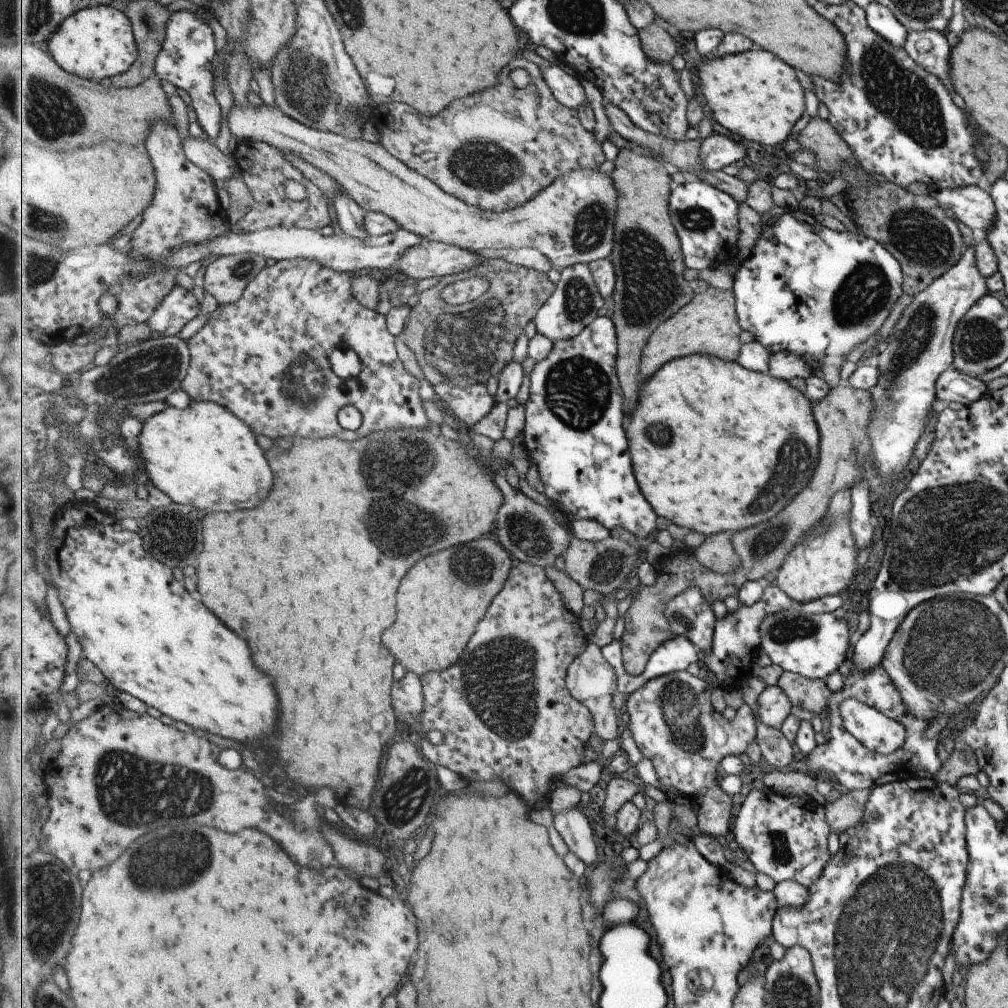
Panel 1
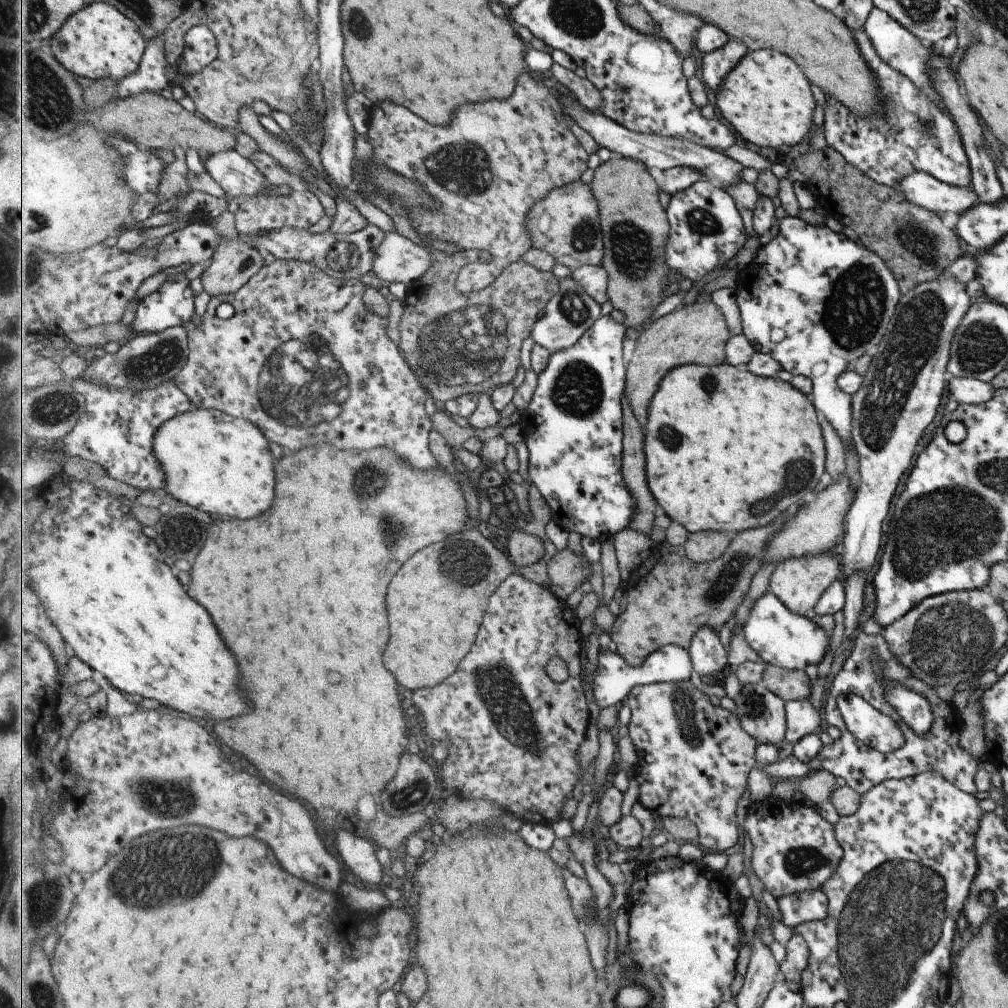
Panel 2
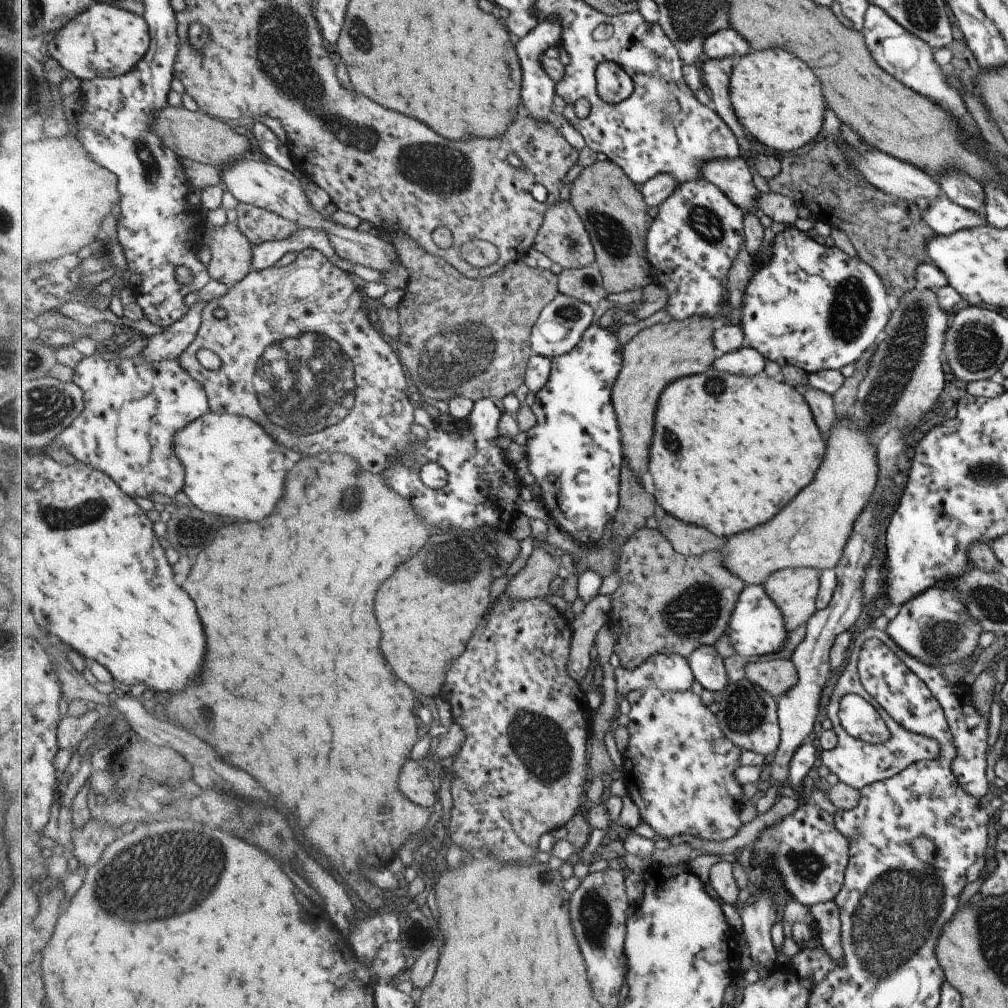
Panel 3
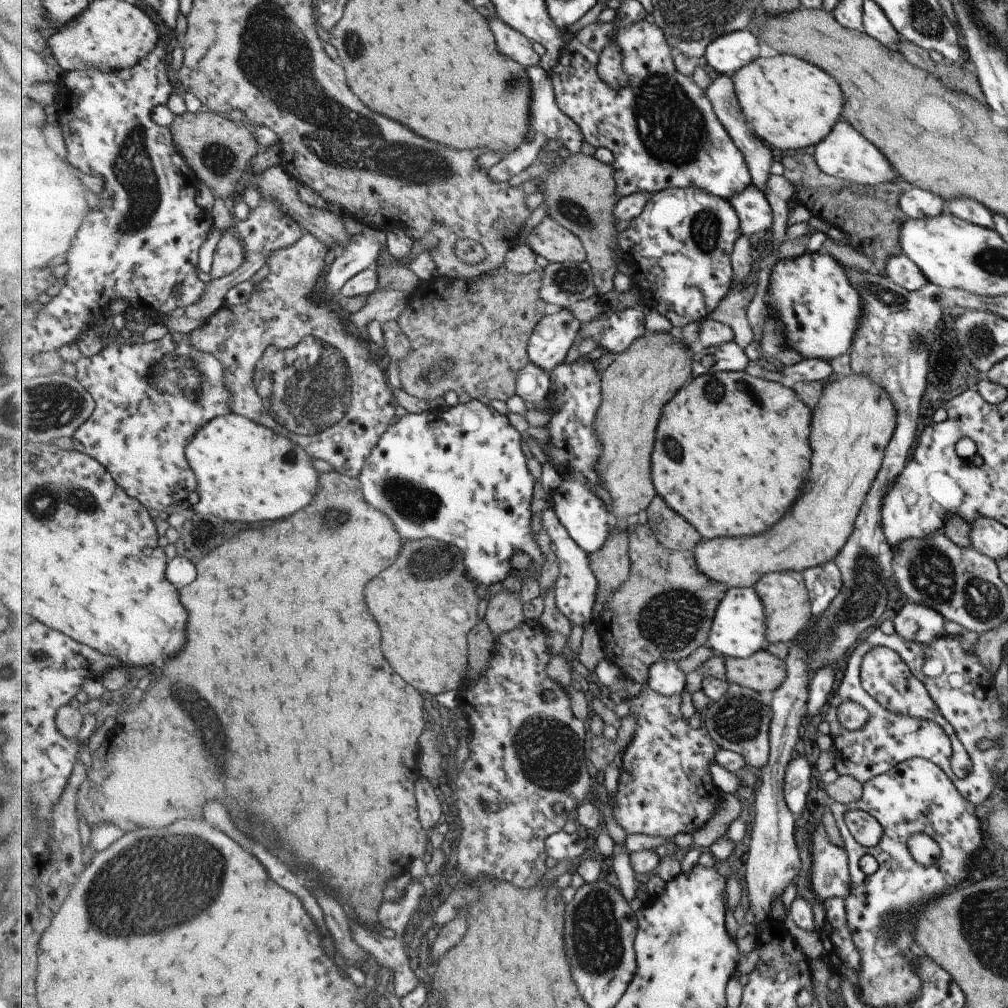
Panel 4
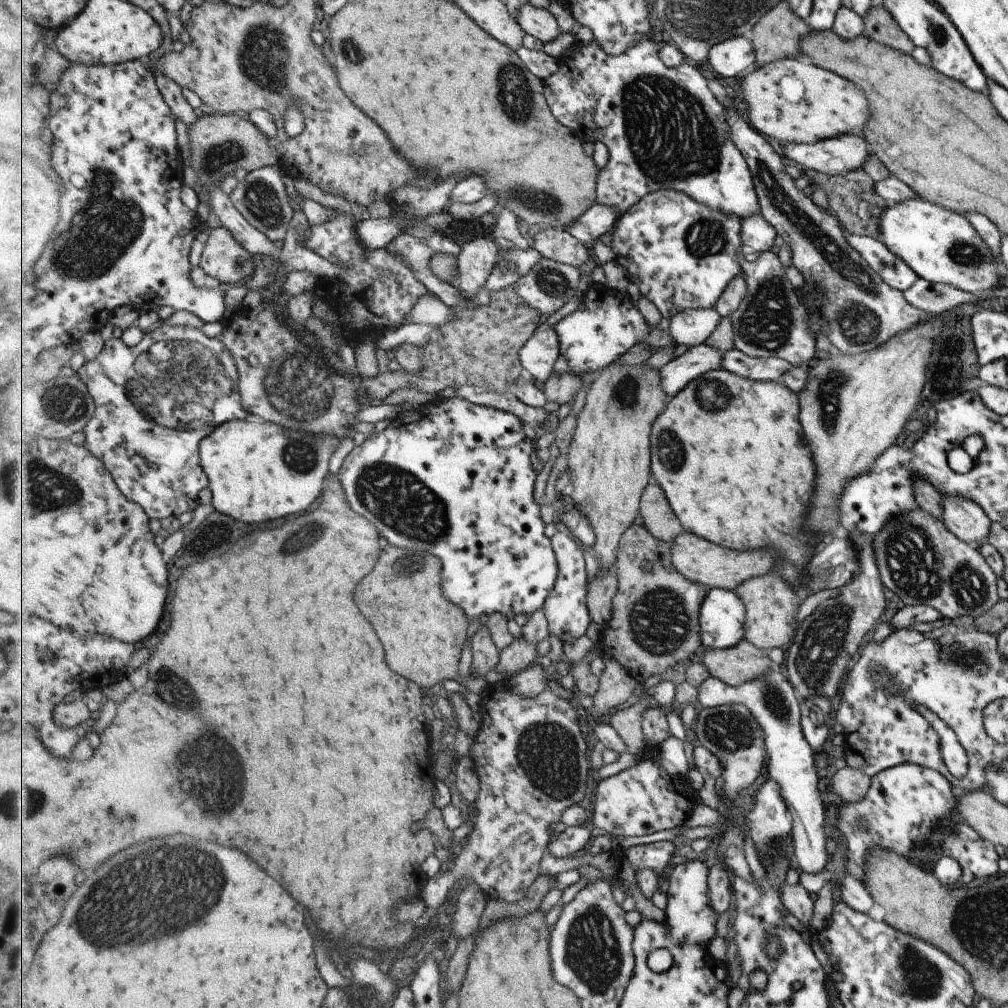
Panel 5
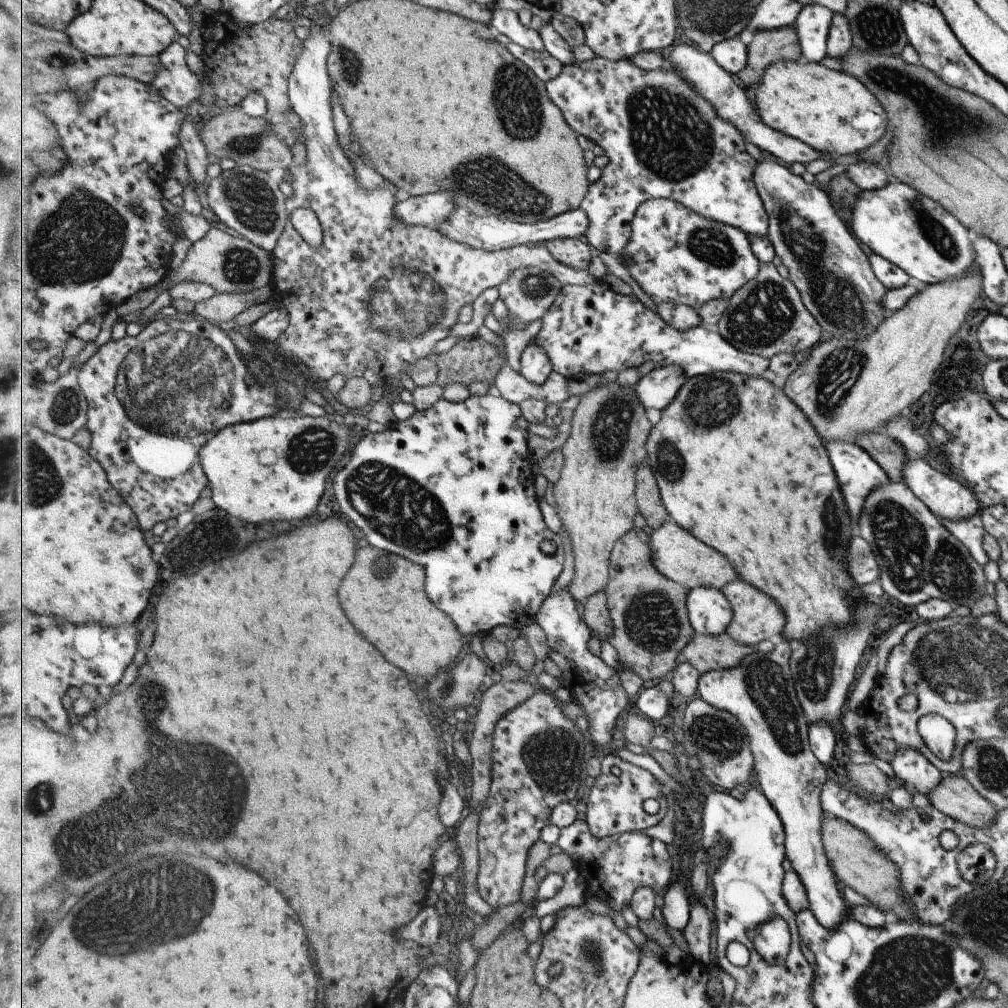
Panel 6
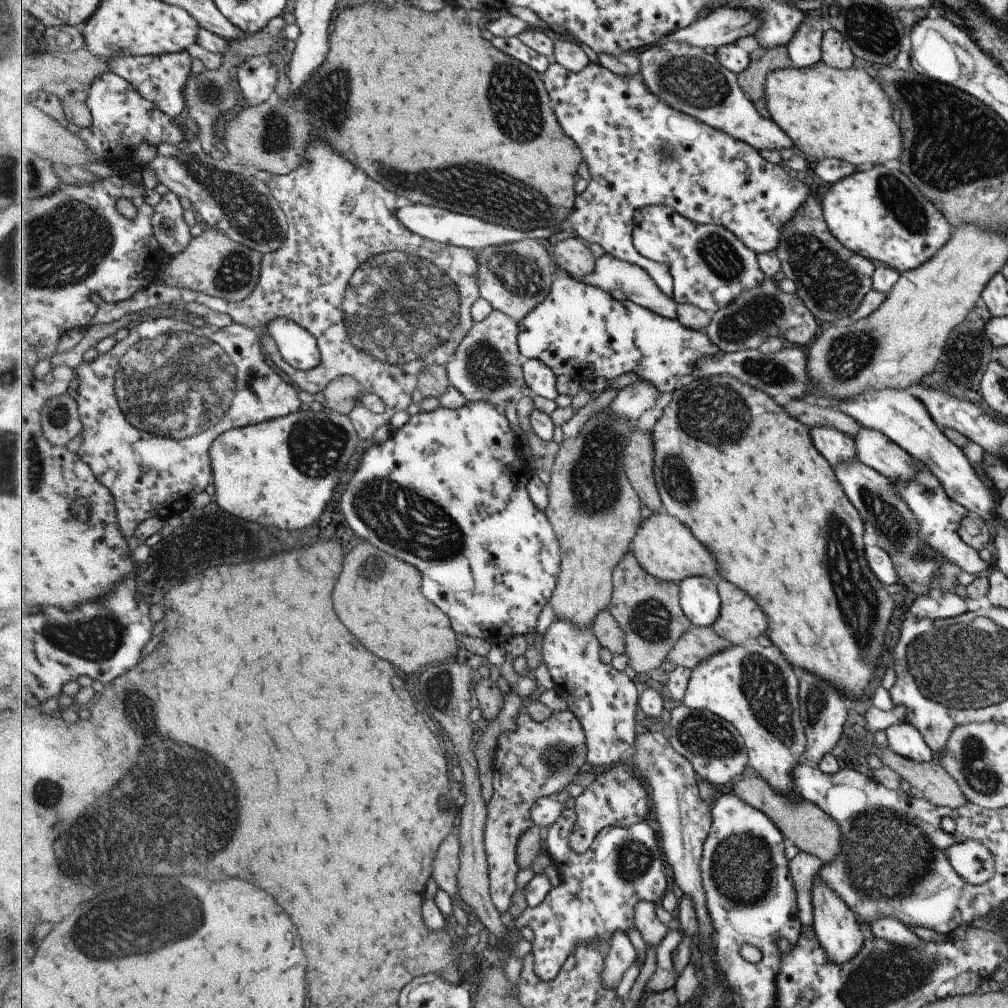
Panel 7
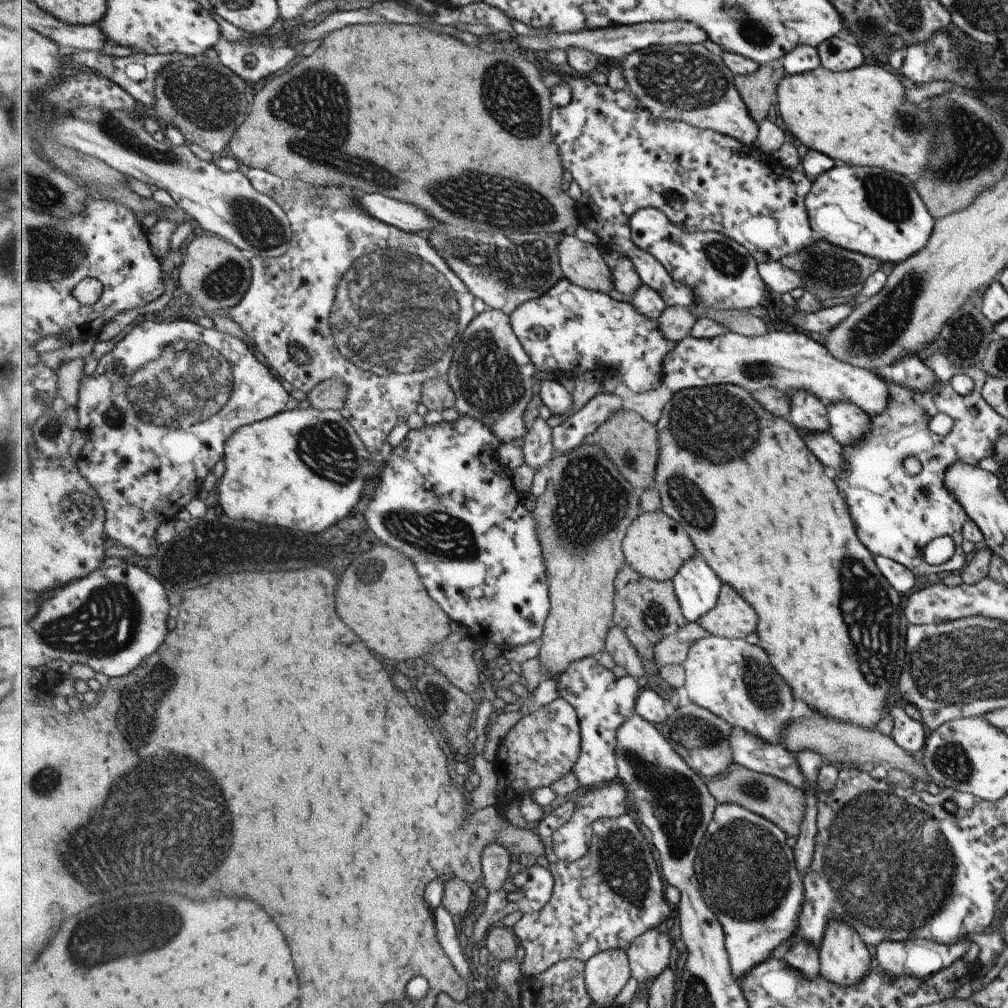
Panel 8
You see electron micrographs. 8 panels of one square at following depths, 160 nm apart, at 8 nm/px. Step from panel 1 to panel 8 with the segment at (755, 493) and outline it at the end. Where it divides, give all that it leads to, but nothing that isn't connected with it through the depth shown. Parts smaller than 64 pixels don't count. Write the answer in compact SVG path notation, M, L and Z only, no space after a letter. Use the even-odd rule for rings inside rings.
M715 385L703 388L692 388L674 393L673 400L665 406L665 412L658 422L661 458L656 466L656 486L662 498L662 510L682 523L694 539L695 546L713 570L743 594L759 610L759 636L761 646L771 654L771 662L779 670L779 676L791 686L791 692L797 700L803 700L807 706L815 706L823 716L843 720L862 727L873 727L880 720L881 708L885 705L885 692L893 684L895 670L895 652L899 644L897 624L899 621L899 594L879 572L873 560L873 555L857 538L853 519L850 517L848 504L840 490L833 483L832 475L811 454L810 449L802 439L802 435L788 418L775 416L767 410L746 388L737 385ZM711 450L715 458L707 458L699 452Z

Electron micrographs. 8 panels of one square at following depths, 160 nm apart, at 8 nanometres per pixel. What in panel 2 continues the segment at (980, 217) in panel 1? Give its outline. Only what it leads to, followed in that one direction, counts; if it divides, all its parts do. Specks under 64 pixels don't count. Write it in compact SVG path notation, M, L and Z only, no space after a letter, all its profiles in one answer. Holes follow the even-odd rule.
M923 171L912 172L900 179L900 182L896 183L895 190L913 205L935 214L953 212L960 215L979 204L970 186L949 186Z

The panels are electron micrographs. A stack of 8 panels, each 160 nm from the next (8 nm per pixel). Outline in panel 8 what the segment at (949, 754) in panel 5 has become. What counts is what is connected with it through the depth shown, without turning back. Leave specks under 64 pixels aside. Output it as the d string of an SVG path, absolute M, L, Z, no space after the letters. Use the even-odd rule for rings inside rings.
M893 705L887 716L891 718L891 735L895 744L905 752L915 754L924 746L927 732L918 721L907 717L899 706Z

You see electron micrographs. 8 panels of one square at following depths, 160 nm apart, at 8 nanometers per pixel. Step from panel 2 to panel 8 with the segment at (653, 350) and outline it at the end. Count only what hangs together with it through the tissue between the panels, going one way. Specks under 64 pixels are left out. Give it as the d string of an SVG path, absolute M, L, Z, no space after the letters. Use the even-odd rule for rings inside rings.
M583 443L579 448L553 458L547 476L546 489L537 497L533 510L546 555L551 601L544 633L539 639L542 649L538 658L550 676L557 678L575 661L597 657L606 650L606 638L614 624L616 581L619 571L627 565L623 541L630 526L643 512L639 492L621 474L599 443Z

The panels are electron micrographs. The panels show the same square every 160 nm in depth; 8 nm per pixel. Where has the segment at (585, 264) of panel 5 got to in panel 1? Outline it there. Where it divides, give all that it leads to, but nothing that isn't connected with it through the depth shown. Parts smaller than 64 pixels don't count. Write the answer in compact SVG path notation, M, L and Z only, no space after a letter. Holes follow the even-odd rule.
M233 103L228 112L228 128L232 136L241 142L262 142L279 149L283 154L302 158L306 163L312 164L325 171L331 178L347 190L365 210L377 211L390 216L399 223L401 229L417 233L425 239L448 245L460 246L464 249L483 250L483 248L533 248L540 250L548 256L558 270L585 263L590 265L593 261L607 259L615 248L615 229L618 219L619 193L610 174L601 172L600 169L577 169L574 172L559 177L555 183L542 190L537 197L514 209L495 213L483 211L481 208L468 205L460 198L450 195L431 179L425 178L401 159L391 154L383 143L371 143L345 138L343 135L331 131L320 131L311 126L304 125L298 120L285 114L277 106L263 103L261 106L253 103Z

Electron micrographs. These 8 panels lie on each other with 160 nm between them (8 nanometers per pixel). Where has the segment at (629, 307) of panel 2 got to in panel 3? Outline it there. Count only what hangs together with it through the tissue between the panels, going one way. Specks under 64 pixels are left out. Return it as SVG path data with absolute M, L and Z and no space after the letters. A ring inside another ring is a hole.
M596 161L585 167L580 177L572 182L569 200L588 224L591 242L594 243L597 255L596 264L602 272L607 293L627 292L627 290L642 292L645 286L652 284L651 262L646 258L646 237L651 224L656 222L656 218L649 214L650 206L643 198L641 187L634 184L633 180L615 162Z

